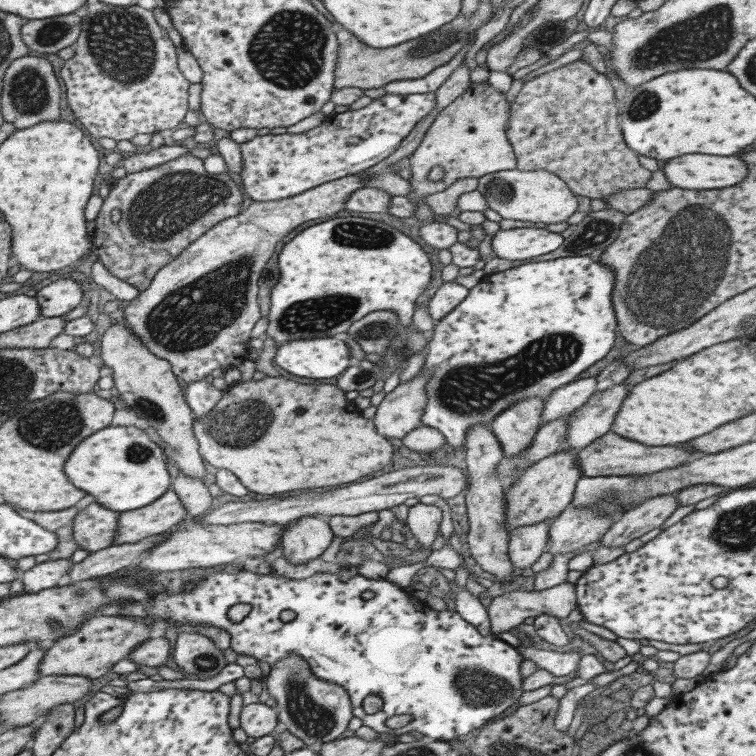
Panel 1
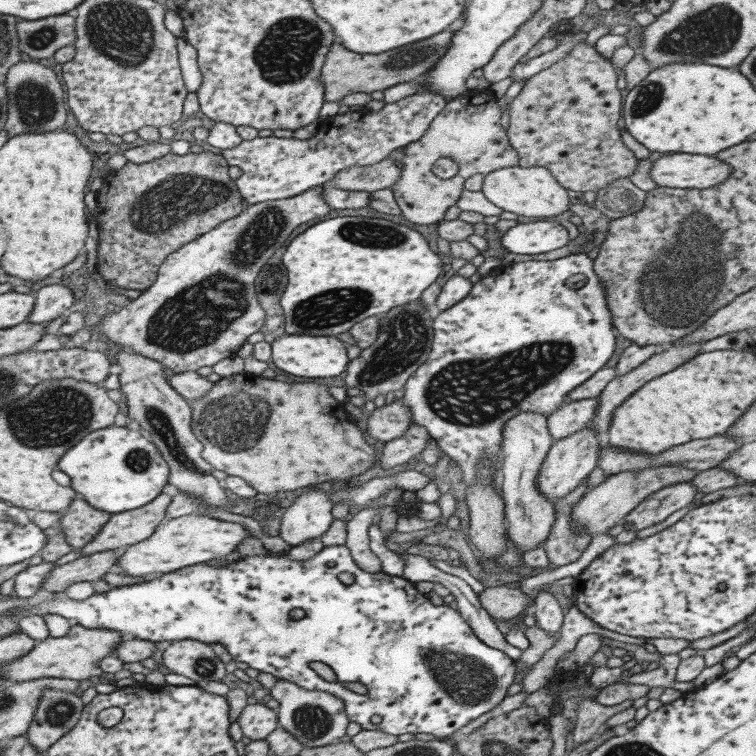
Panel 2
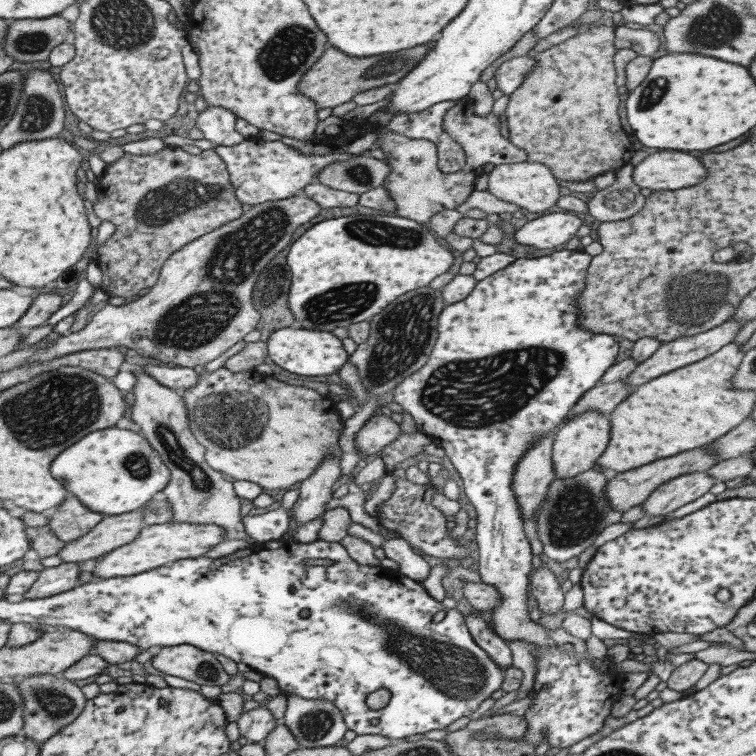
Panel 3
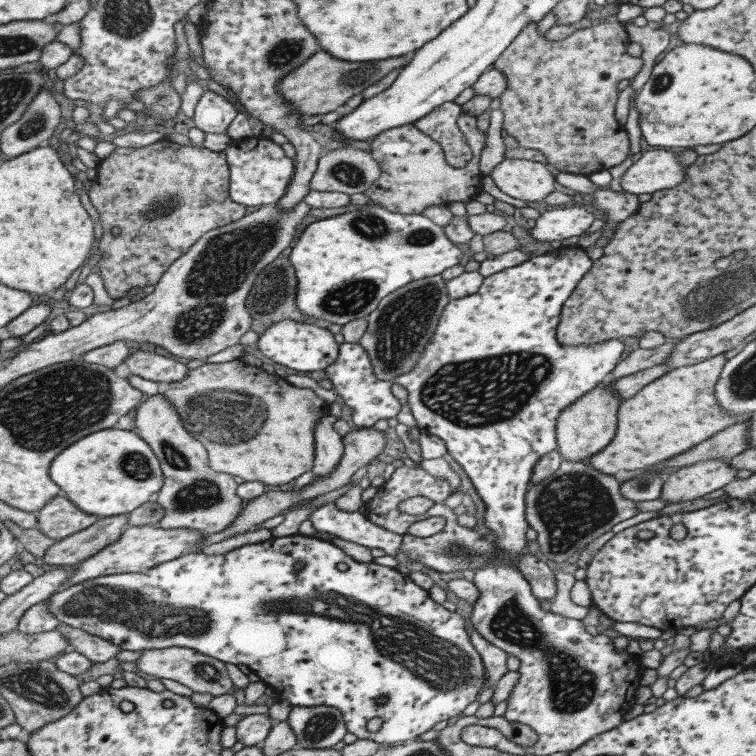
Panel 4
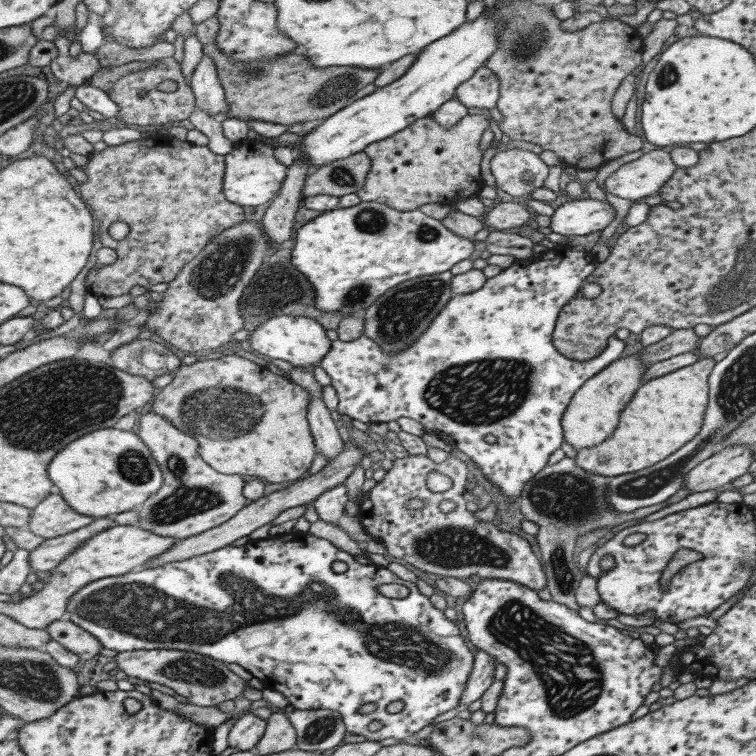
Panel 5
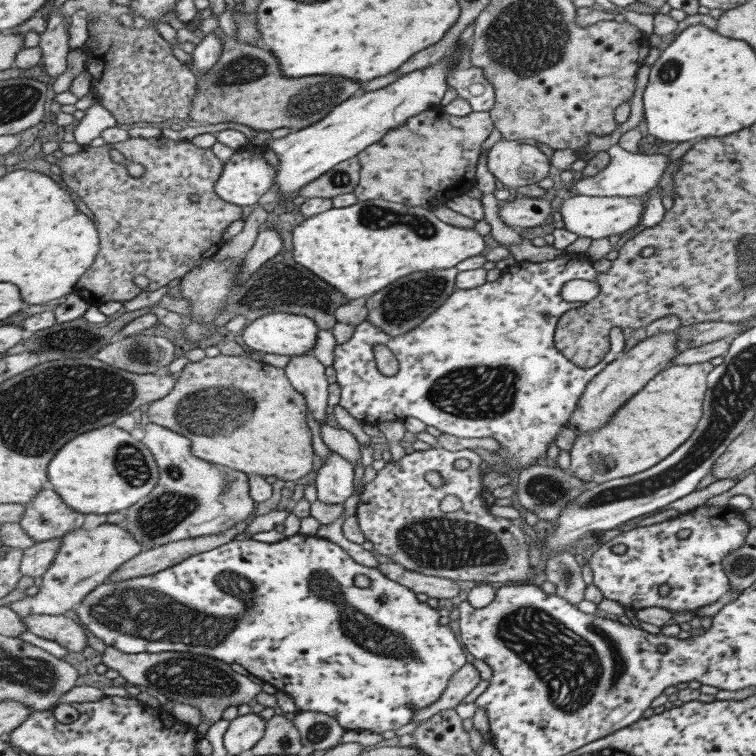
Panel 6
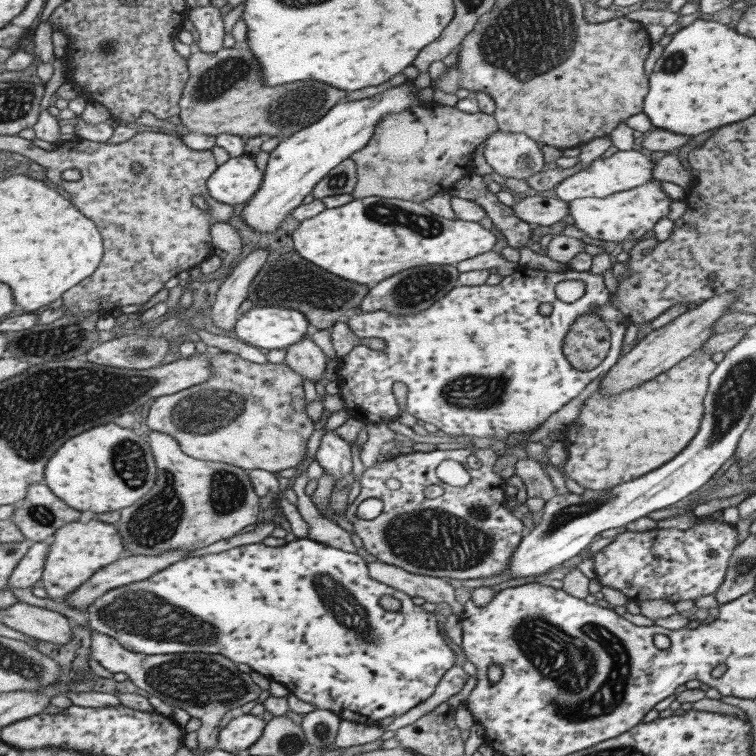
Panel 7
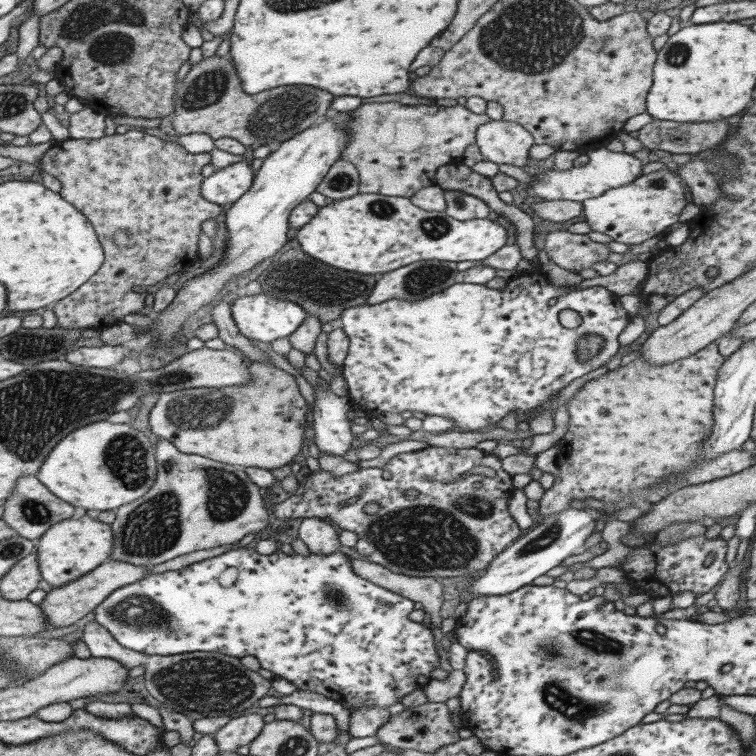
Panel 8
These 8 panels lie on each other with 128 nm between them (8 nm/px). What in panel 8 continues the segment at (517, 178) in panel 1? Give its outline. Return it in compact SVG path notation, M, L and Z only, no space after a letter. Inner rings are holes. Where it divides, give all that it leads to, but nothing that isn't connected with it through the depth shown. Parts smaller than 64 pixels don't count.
M487 121L477 127L474 142L486 161L513 166L526 165L532 136L513 121Z

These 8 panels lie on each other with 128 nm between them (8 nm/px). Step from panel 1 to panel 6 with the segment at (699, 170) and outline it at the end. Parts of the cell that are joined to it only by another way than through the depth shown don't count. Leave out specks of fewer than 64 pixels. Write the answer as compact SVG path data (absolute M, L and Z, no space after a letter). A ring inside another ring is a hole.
M618 145L607 148L609 163L594 176L581 177L570 183L570 191L581 196L625 196L641 197L645 192L652 192L661 178L663 171L669 165L669 158L663 154L645 154L625 151Z

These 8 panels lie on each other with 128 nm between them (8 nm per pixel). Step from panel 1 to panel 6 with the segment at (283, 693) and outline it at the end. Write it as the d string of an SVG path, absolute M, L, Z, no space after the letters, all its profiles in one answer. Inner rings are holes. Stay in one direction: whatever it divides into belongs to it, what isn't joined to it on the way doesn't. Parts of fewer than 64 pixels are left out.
M298 711L291 722L299 731L304 755L309 755L313 750L333 748L340 743L344 731L336 719L322 712Z

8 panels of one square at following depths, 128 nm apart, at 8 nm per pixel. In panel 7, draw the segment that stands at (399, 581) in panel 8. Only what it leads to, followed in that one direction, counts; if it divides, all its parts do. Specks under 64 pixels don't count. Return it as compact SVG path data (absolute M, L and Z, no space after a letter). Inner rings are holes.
M379 561L366 564L366 570L373 580L404 592L409 597L419 596L424 602L441 604L451 602L454 598L454 588L443 578L412 574Z

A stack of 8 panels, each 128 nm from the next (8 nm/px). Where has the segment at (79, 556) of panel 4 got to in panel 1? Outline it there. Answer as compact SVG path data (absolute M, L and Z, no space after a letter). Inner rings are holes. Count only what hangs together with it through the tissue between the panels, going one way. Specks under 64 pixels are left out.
M167 490L158 499L141 508L120 512L111 544L133 544L148 536L165 533L185 517L185 506L174 491Z

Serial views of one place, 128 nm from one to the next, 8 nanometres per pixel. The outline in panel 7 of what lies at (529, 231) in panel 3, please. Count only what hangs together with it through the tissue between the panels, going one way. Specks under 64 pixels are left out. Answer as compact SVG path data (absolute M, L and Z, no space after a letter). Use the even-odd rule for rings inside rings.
M651 178L645 183L621 192L599 197L585 197L567 202L567 211L573 219L574 226L585 233L585 236L597 238L617 245L621 242L641 240L655 222L665 218L669 212L672 199L661 189L660 180Z

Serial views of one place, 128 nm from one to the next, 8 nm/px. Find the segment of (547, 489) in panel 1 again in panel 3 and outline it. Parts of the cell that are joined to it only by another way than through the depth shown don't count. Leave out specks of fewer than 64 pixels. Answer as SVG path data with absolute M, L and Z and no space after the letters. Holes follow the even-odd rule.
M593 409L575 413L570 420L566 420L563 426L552 436L551 460L553 463L553 479L555 477L573 477L587 469L591 469L593 463L601 456L609 441L610 422L604 414Z

